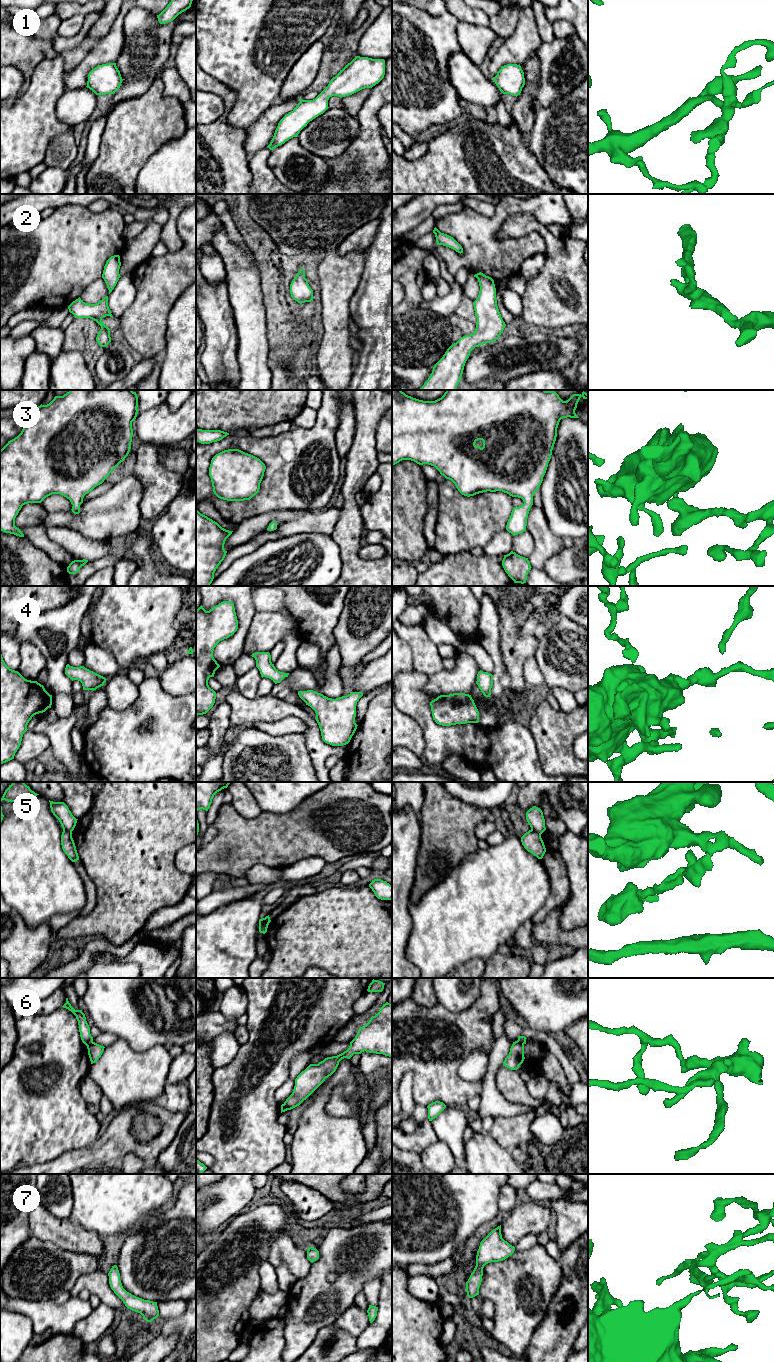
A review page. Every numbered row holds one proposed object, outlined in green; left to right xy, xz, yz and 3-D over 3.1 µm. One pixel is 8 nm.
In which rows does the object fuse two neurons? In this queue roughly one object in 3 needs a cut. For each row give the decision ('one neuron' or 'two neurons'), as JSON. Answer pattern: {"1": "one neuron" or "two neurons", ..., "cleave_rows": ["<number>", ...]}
{"1": "one neuron", "2": "one neuron", "3": "one neuron", "4": "one neuron", "5": "two neurons", "6": "two neurons", "7": "one neuron", "cleave_rows": ["5", "6"]}

